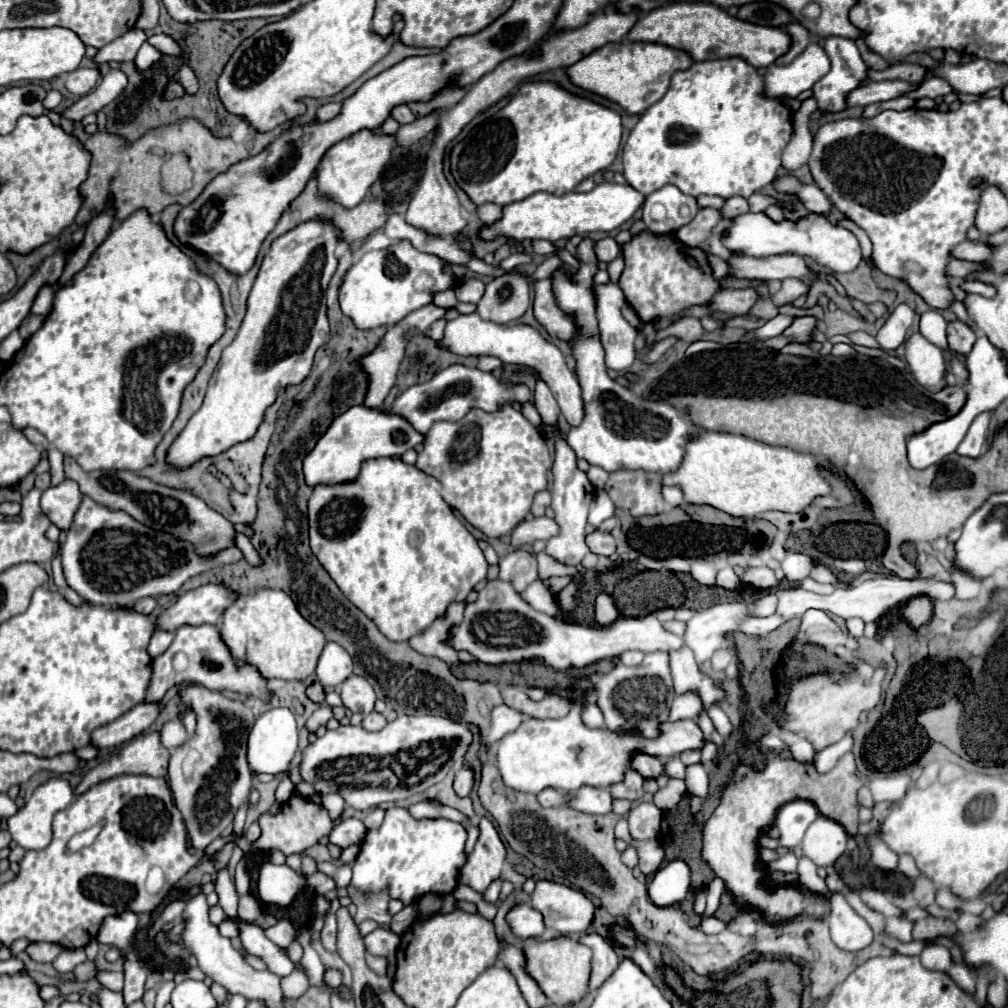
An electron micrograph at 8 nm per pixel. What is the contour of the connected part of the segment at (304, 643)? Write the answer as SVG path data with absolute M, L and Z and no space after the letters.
M259 588L253 594L241 594L223 614L221 638L225 640L237 664L253 664L265 678L305 680L315 672L323 646L323 632L309 624L297 610L289 594L275 588Z

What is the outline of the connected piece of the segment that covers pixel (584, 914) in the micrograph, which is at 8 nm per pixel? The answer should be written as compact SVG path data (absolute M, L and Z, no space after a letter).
M549 880L537 882L531 906L545 916L547 928L561 934L585 934L595 918L595 906L583 892Z

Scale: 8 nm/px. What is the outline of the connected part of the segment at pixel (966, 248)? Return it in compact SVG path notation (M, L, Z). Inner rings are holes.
M975 240L975 242L961 242L959 246L953 248L951 252L953 258L957 260L969 260L969 262L981 262L985 258L989 258L989 248L985 248L985 244L981 244L981 240Z

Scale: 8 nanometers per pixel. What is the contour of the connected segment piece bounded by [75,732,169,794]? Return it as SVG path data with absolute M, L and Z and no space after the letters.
M149 732L133 738L121 752L105 758L95 768L87 770L83 782L75 788L77 794L89 790L101 780L109 780L119 774L147 774L147 776L167 776L169 750L161 744L159 732Z

